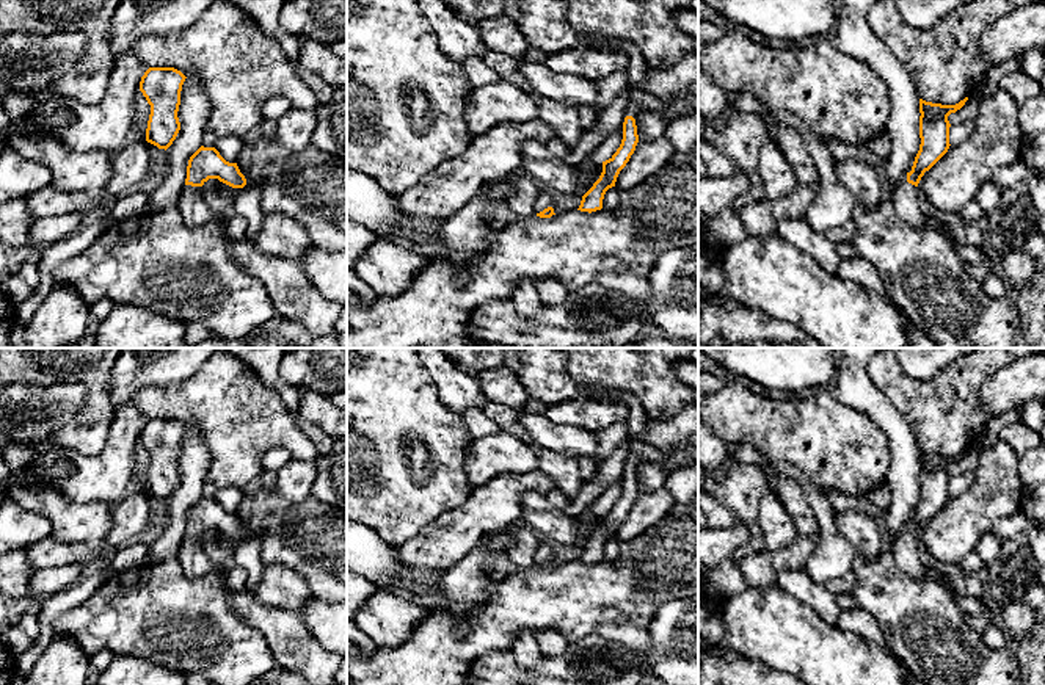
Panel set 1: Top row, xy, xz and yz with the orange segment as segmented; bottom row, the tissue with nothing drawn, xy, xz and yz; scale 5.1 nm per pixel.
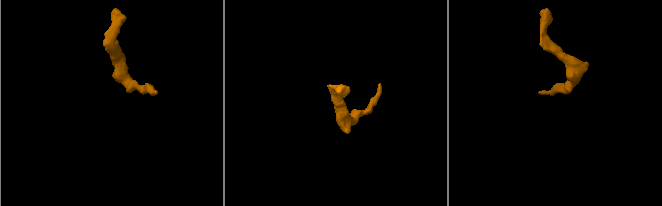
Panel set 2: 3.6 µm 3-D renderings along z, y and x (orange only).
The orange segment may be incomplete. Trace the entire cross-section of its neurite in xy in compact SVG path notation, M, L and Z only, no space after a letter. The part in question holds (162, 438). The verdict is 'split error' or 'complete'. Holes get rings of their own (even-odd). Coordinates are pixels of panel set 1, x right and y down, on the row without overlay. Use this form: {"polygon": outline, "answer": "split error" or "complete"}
{"polygon": "M149 419L141 428L140 442L151 456L146 492L158 500L166 502L180 481L177 462L185 429L174 419Z", "answer": "complete"}

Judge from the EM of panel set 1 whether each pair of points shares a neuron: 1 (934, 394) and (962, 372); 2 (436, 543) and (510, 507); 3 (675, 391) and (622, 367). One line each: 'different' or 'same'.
1: same
2: same
3: same

